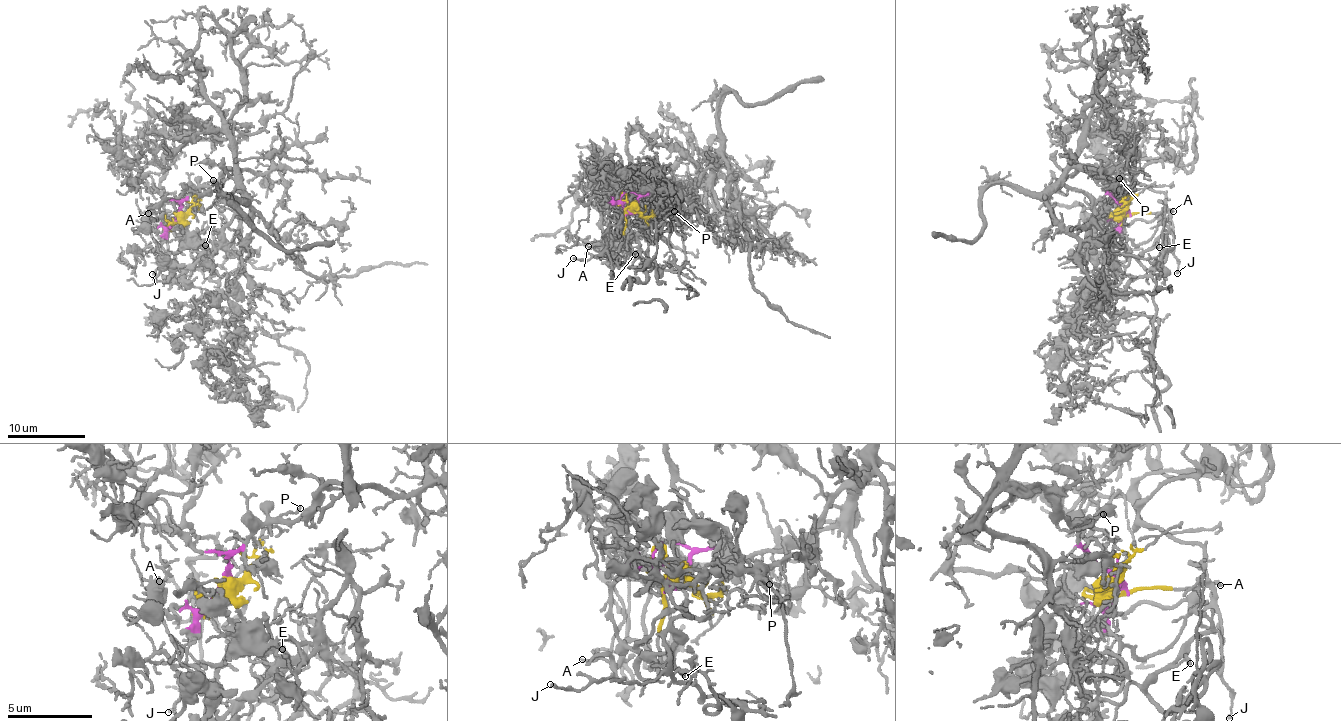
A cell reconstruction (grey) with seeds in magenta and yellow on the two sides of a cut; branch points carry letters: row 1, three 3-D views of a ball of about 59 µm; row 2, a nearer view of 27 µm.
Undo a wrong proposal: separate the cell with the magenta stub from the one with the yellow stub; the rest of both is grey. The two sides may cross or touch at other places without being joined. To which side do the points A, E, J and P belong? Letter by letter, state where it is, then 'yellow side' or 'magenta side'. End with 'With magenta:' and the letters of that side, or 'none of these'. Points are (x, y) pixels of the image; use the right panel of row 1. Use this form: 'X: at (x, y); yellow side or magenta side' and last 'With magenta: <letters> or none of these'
A: at (1173, 211); yellow side
E: at (1159, 247); yellow side
J: at (1177, 273); yellow side
P: at (1119, 178); magenta side
With magenta: P

